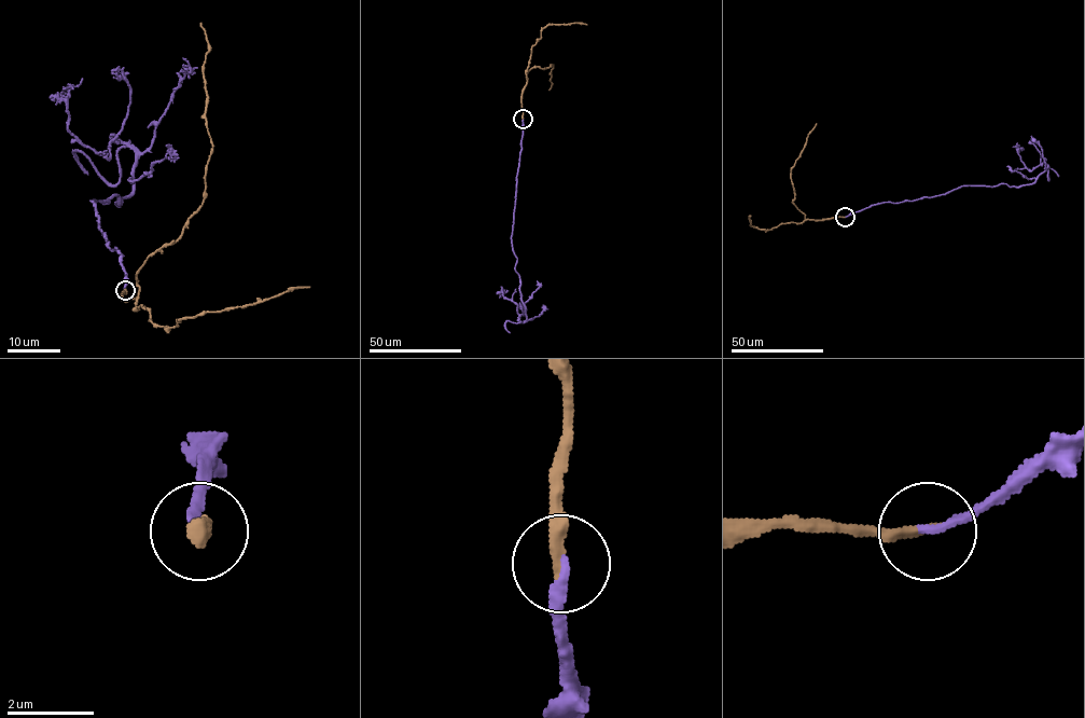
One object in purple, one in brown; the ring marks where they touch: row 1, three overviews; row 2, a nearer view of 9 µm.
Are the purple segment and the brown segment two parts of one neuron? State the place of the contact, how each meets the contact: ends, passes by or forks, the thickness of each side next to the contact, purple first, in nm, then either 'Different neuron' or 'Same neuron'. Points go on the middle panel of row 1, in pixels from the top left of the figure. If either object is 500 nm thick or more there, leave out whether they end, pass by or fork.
Place: (523, 119). At the ring purple ends. At the ring brown ends. Thickness 200 nm (purple) against 260 nm. Same neuron

